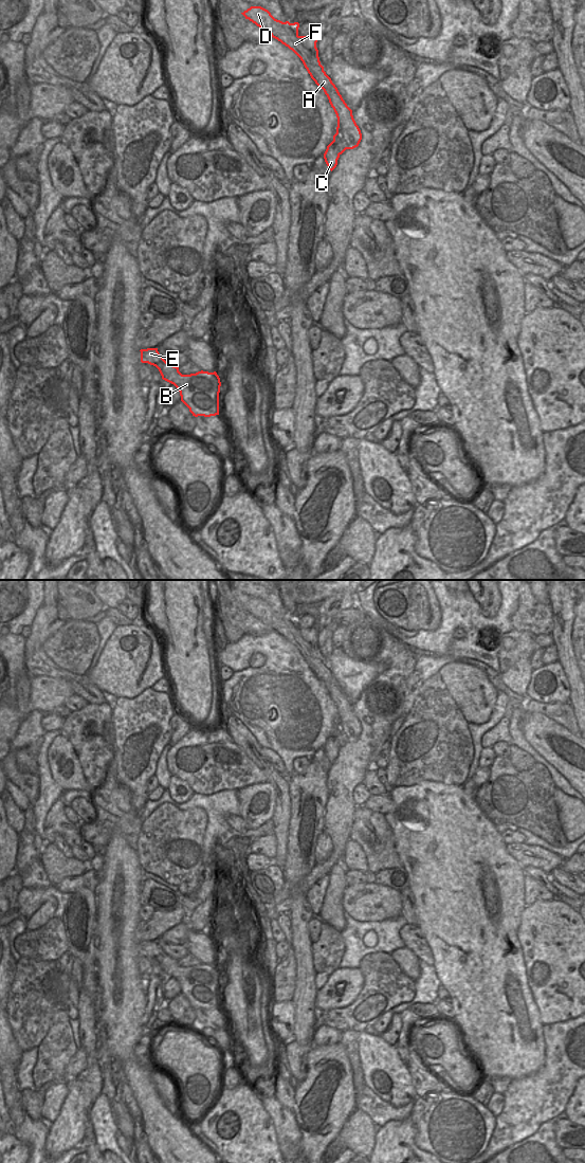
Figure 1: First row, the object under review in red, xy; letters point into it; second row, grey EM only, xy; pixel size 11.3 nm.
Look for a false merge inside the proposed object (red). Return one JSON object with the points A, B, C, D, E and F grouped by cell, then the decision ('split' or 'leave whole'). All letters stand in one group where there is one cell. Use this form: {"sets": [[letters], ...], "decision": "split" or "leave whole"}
{"sets": [["A", "D", "F"], ["B", "C", "E"]], "decision": "split"}

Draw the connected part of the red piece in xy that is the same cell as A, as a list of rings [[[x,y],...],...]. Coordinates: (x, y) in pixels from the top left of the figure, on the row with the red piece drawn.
[[[251,6],[241,14],[245,19],[269,33],[300,58],[311,78],[327,95],[336,114],[337,126],[341,128],[342,140],[346,149],[358,147],[362,140],[361,130],[353,119],[352,110],[347,106],[337,88],[321,65],[316,48],[318,40],[316,33],[309,36],[299,36],[298,22],[290,23],[289,21],[277,20],[268,10],[261,6]]]

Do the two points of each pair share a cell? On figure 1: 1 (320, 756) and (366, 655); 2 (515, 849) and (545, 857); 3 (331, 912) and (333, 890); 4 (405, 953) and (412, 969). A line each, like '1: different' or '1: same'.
1: different
2: same
3: same
4: same

